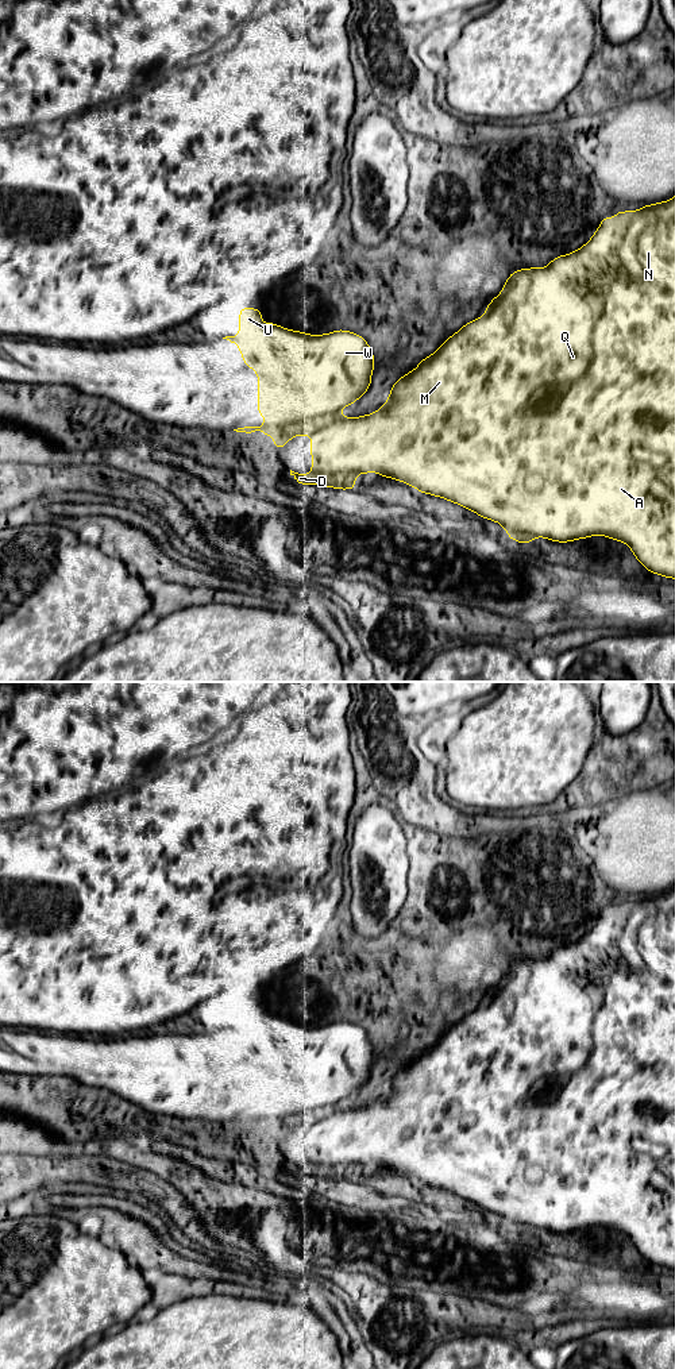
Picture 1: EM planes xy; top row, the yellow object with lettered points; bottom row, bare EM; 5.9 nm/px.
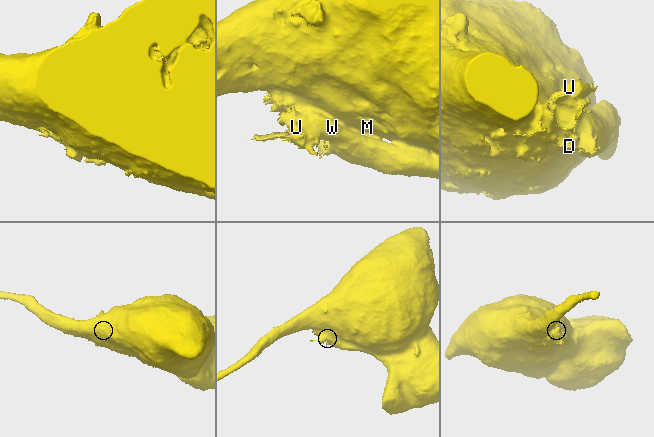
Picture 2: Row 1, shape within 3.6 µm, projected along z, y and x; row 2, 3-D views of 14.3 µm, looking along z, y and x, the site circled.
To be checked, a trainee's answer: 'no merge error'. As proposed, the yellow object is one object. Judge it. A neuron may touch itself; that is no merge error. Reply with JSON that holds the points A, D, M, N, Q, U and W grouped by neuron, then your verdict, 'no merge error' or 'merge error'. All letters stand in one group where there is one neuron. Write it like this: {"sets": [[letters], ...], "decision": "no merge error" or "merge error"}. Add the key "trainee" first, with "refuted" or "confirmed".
{"trainee": "refuted", "sets": [["A", "D", "M", "N", "Q", "U"], ["W"]], "decision": "merge error"}

